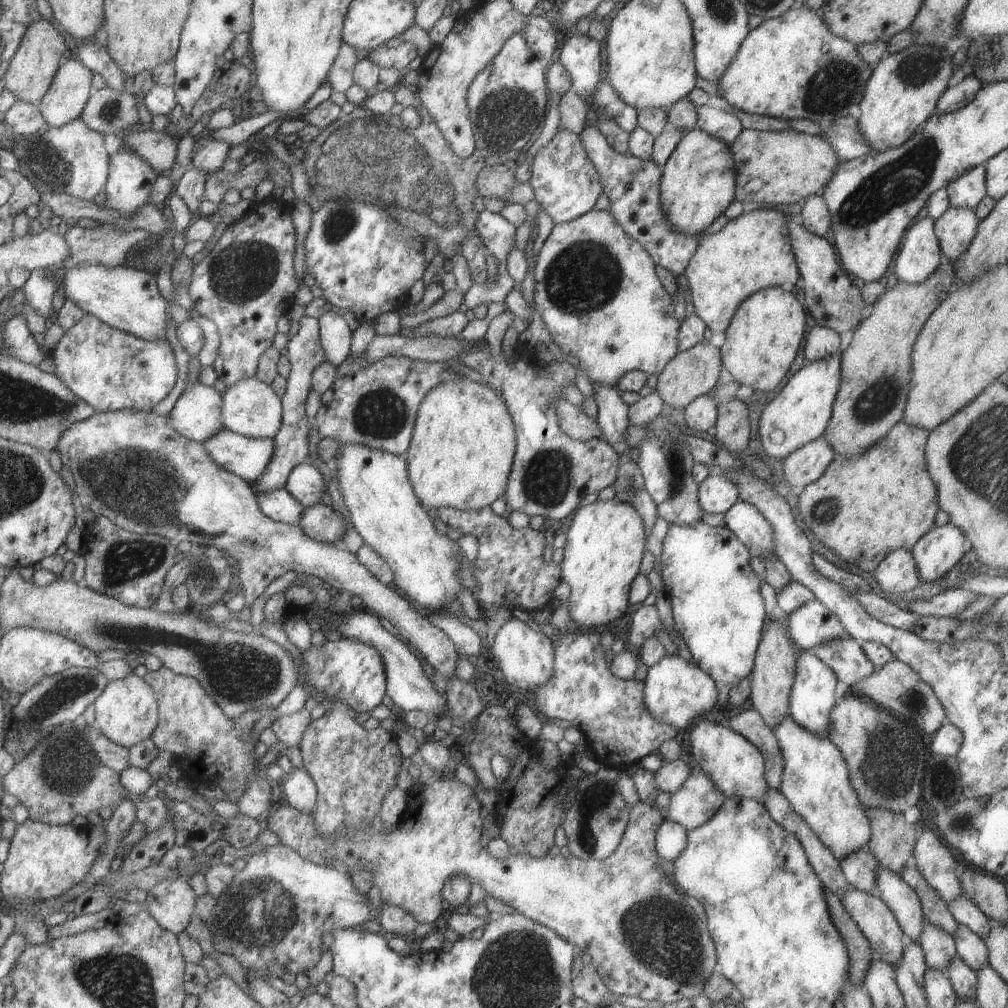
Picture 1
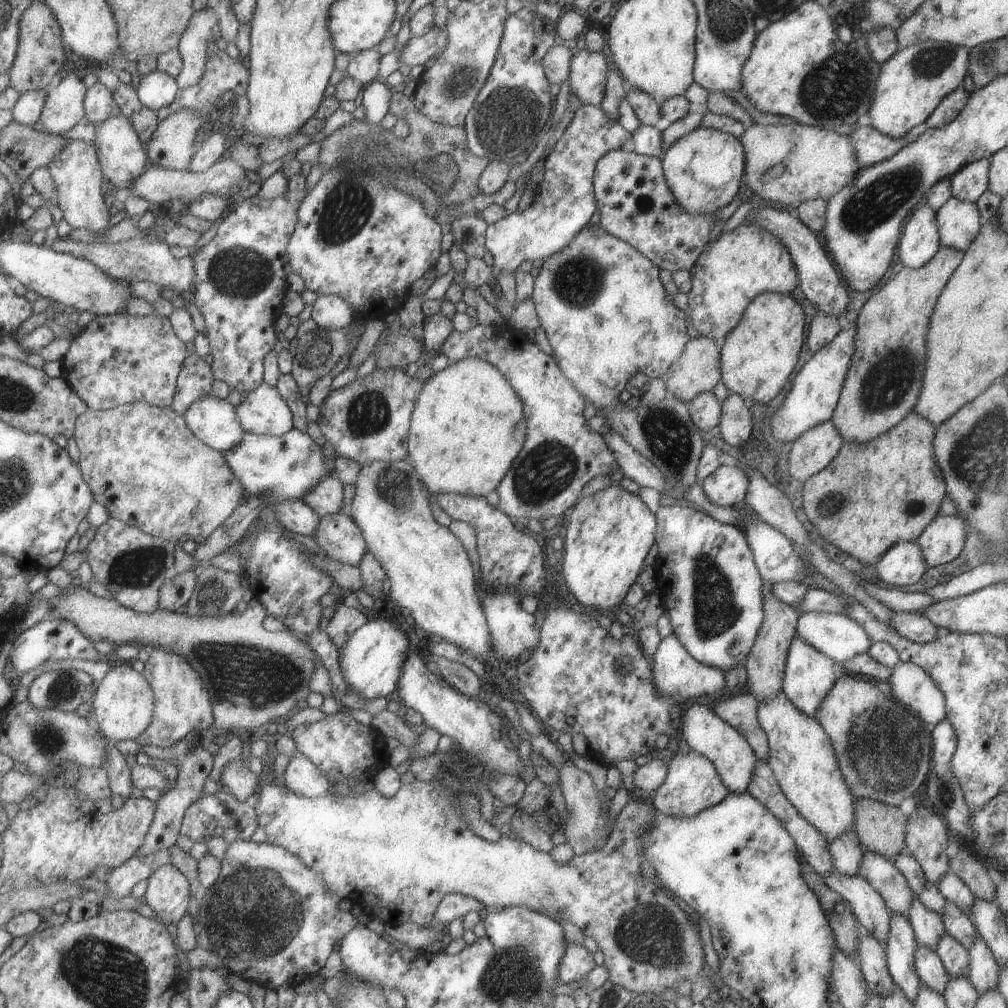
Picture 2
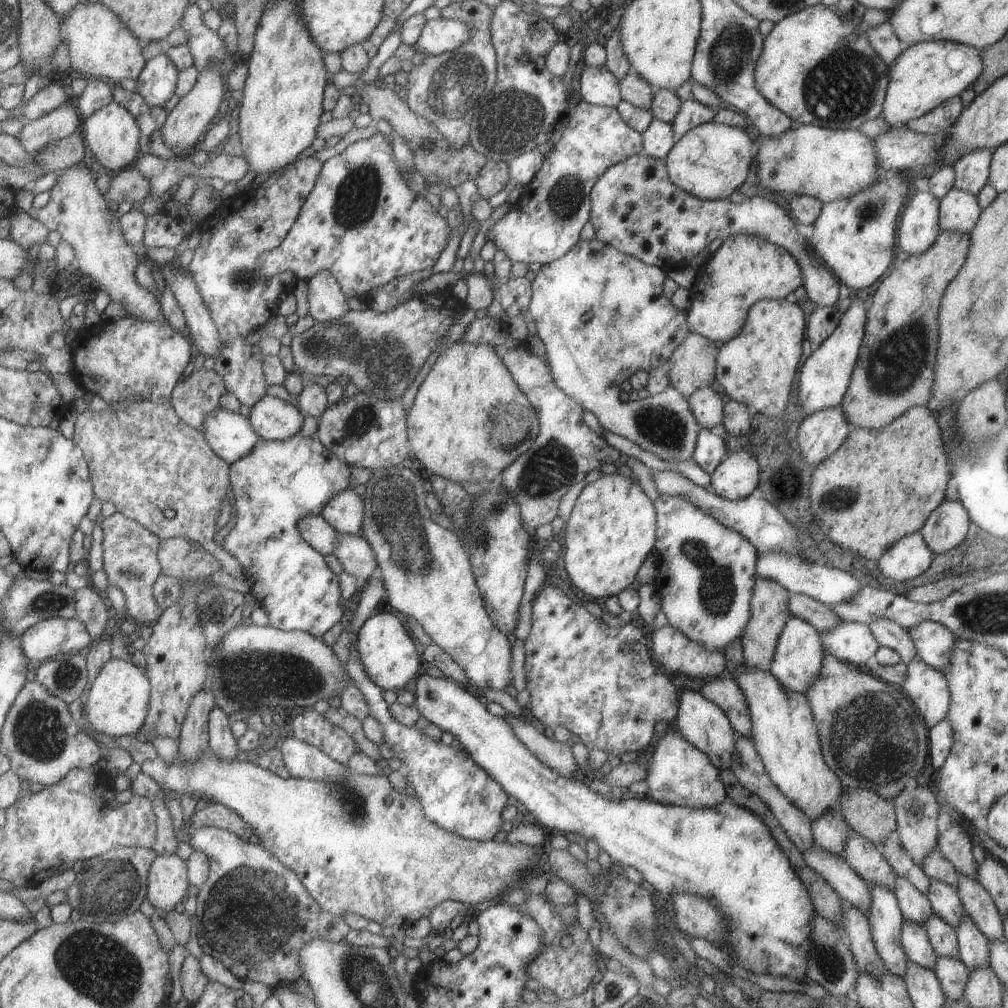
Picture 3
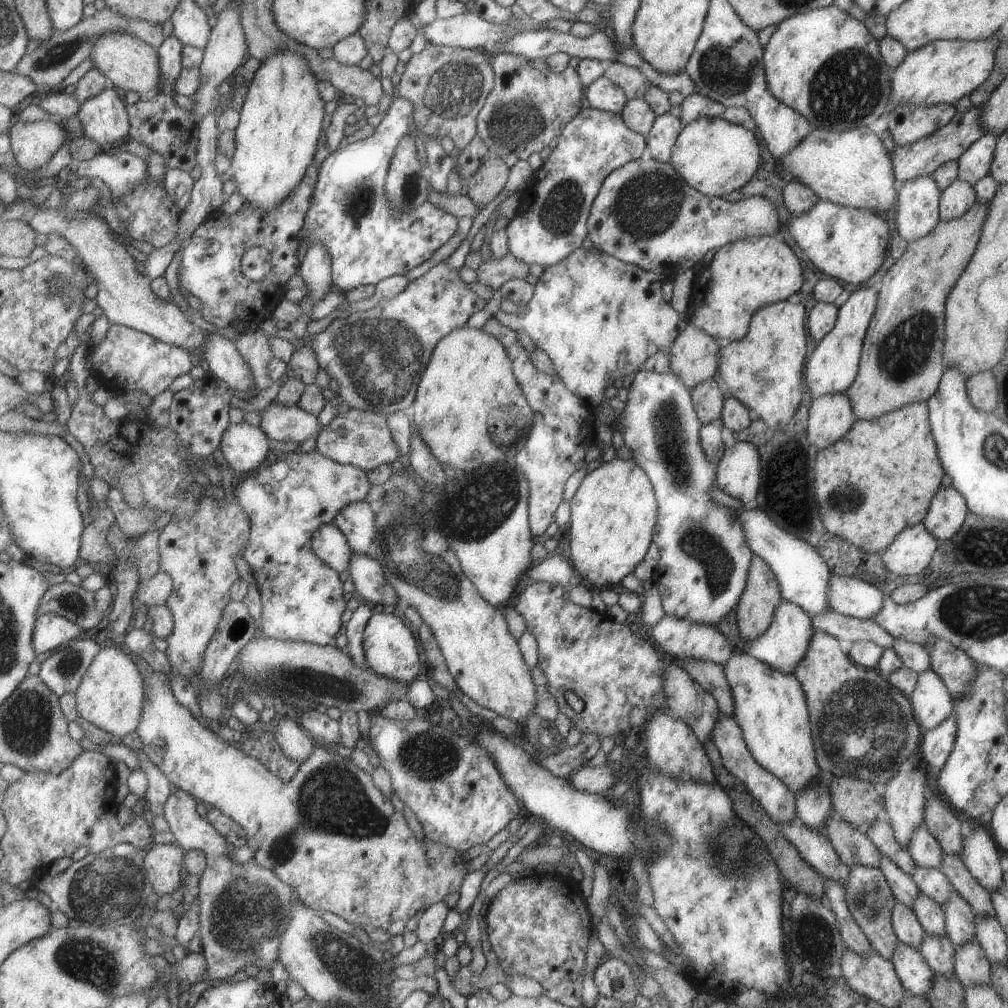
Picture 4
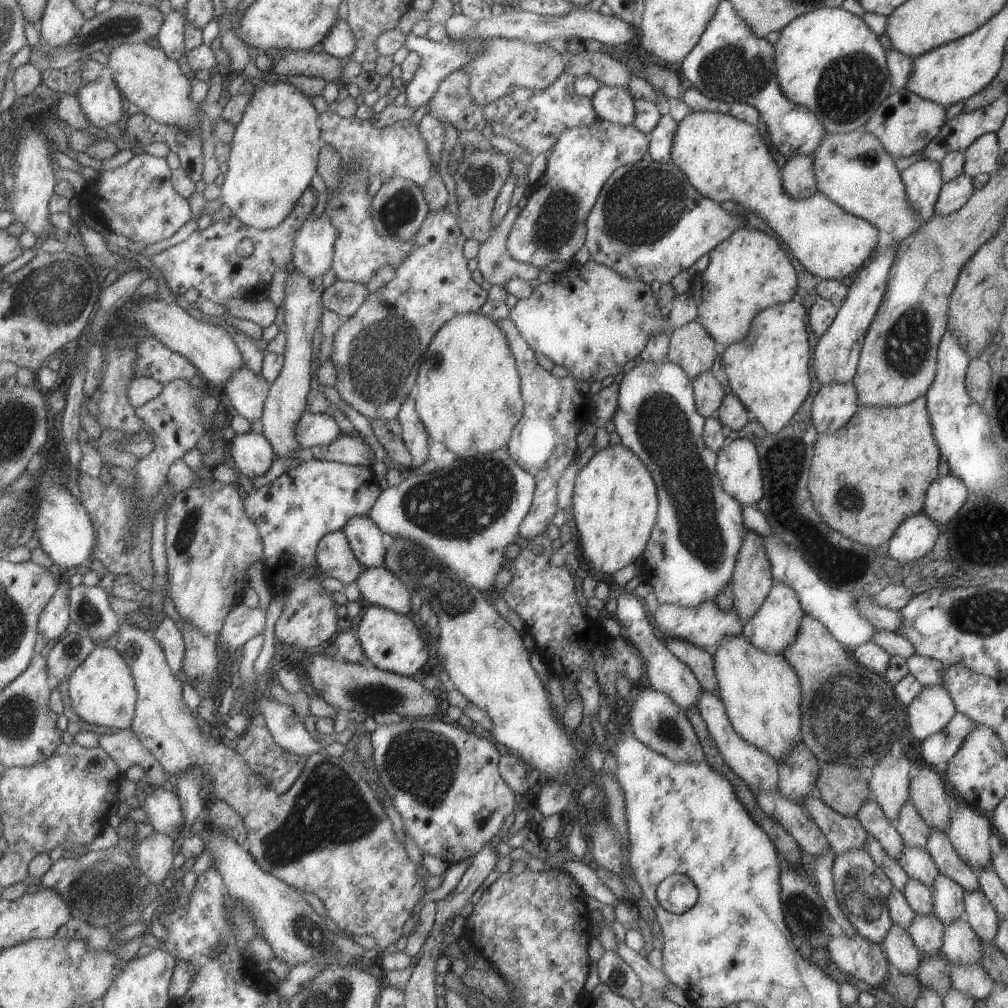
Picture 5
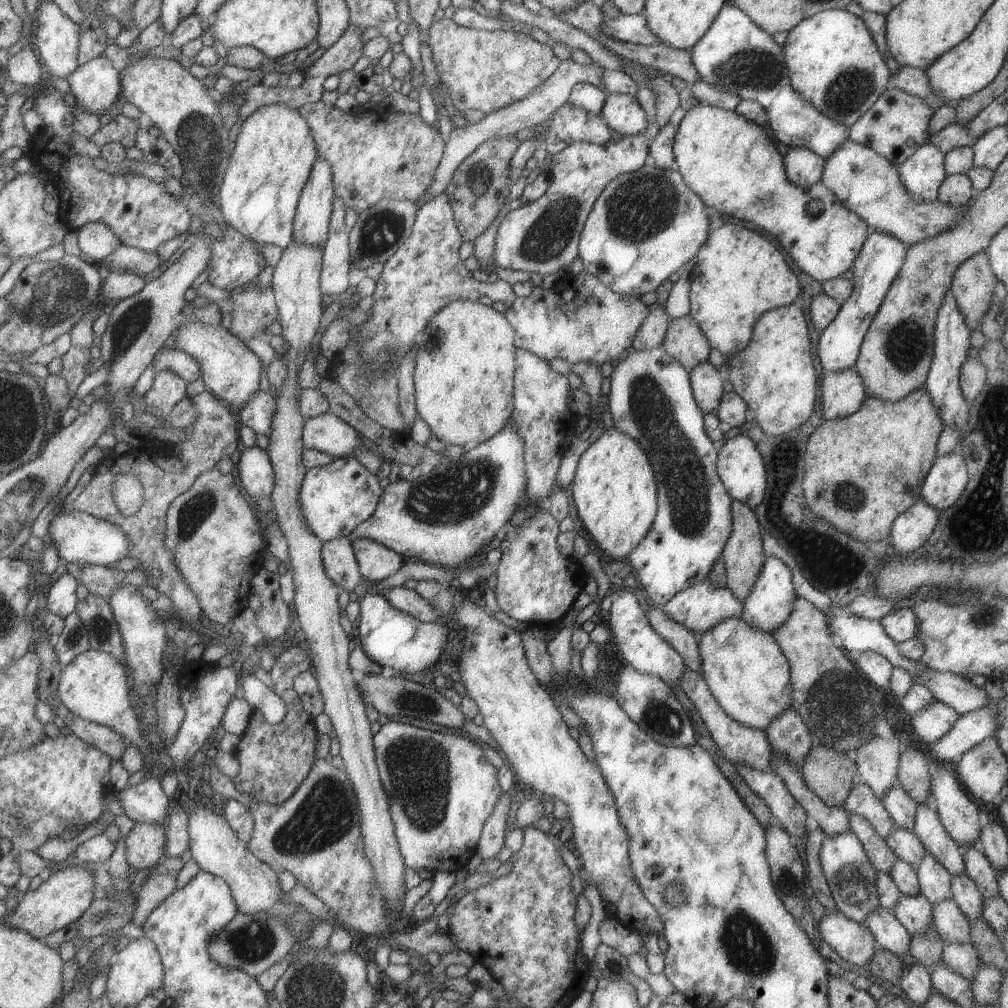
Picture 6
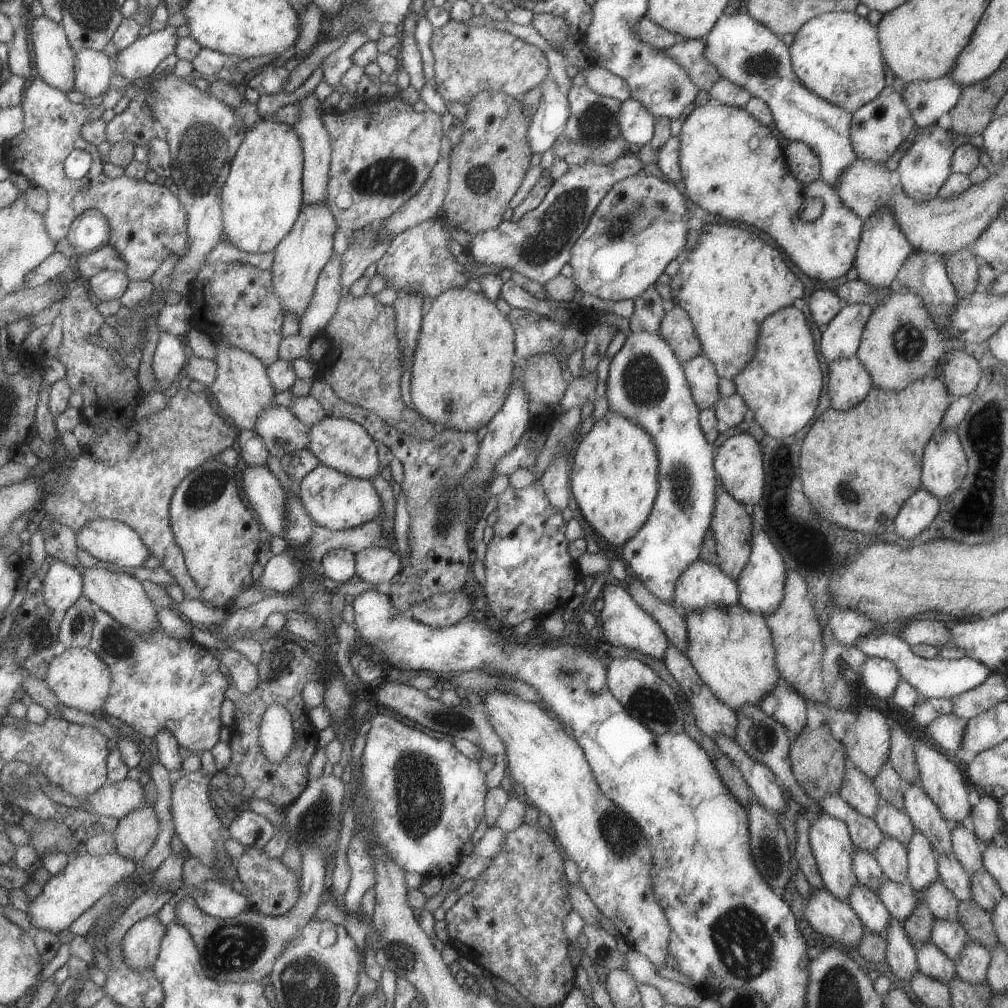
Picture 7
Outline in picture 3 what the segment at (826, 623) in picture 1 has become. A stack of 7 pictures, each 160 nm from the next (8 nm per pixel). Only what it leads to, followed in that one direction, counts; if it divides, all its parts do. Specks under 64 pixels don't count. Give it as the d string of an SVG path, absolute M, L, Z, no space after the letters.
M839 621L818 633L823 650L857 668L880 647L866 624Z

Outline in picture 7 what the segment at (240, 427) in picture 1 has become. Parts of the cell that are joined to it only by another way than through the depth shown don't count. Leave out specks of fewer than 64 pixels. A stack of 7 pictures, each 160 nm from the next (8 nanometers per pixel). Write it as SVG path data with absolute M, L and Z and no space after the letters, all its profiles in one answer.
M325 415L319 422L312 424L308 427L306 449L315 455L321 465L357 478L371 480L371 477L379 470L377 442L369 436L369 433L362 426L349 419Z

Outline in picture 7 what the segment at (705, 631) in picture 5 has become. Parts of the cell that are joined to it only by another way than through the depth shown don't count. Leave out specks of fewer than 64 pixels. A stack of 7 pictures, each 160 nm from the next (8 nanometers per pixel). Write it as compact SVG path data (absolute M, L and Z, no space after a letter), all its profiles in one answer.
M695 559L675 583L671 604L681 614L700 611L709 605L733 606L738 603L736 582L725 576L718 565Z

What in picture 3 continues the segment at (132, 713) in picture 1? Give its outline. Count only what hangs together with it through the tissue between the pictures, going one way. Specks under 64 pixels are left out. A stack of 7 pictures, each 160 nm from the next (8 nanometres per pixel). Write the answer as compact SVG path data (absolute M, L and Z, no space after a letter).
M113 658L99 673L91 687L85 711L99 733L117 736L135 736L145 724L150 702L150 681L135 664Z

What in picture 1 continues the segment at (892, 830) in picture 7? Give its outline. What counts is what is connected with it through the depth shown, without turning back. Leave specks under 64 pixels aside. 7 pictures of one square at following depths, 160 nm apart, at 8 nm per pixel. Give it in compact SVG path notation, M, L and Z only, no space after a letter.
M957 924L957 930L952 935L956 955L971 968L971 970L979 970L985 964L988 964L988 952L984 944L984 940L979 938L967 928Z

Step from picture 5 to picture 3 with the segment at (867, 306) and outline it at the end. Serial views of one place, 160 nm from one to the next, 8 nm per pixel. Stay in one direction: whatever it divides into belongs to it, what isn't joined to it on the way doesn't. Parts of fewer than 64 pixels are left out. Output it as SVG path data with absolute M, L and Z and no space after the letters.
M854 298L843 314L835 330L813 351L799 369L798 402L805 416L829 408L839 407L848 387L850 376L858 359L864 333L867 302Z

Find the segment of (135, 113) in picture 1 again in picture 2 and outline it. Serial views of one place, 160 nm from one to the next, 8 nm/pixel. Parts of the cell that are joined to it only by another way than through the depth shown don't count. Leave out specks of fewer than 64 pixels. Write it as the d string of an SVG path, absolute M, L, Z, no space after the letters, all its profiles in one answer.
M101 81L88 88L85 99L86 119L93 125L103 124L108 118L121 115L122 110L113 92Z

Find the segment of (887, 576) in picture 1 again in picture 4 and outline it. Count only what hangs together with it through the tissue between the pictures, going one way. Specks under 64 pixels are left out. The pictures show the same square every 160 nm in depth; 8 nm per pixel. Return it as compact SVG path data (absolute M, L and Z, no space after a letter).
M923 523L905 527L881 552L881 562L893 574L906 577L919 574L928 566L938 542L925 530Z

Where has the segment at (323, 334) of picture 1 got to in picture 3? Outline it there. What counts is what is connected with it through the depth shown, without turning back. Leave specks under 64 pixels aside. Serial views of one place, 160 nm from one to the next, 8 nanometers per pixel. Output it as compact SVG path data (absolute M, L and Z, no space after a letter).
M328 270L314 274L307 282L308 315L318 323L341 318L354 305L341 292L338 282Z

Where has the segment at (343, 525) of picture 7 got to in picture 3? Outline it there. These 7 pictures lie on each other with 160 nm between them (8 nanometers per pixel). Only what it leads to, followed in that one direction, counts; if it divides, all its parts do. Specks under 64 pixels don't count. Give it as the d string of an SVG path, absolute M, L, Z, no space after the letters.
M299 433L292 434L289 438L280 441L268 441L259 439L238 461L228 465L228 479L230 480L229 495L235 500L235 526L225 536L221 536L219 545L223 547L236 561L241 565L243 579L249 583L248 592L254 600L260 604L261 608L268 616L269 625L275 628L290 631L298 630L309 633L312 637L320 639L326 630L329 630L333 623L336 623L345 609L339 607L339 587L337 587L338 576L336 576L328 567L324 556L319 554L314 548L311 548L300 536L296 527L297 521L303 515L309 513L317 514L321 507L340 490L348 486L349 471L348 466L342 463L326 446L323 446L317 438L300 436Z

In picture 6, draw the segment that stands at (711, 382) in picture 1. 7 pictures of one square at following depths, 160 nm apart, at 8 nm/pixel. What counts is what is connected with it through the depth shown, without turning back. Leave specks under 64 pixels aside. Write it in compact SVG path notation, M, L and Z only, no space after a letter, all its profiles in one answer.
M689 315L669 320L663 348L689 372L694 366L707 360L711 350L699 325Z

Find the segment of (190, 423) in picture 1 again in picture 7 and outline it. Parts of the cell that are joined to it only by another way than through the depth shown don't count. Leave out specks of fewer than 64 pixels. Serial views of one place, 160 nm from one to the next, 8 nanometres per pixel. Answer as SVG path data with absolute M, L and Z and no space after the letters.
M247 465L242 470L241 486L249 506L259 518L263 534L282 537L286 492L265 465Z

